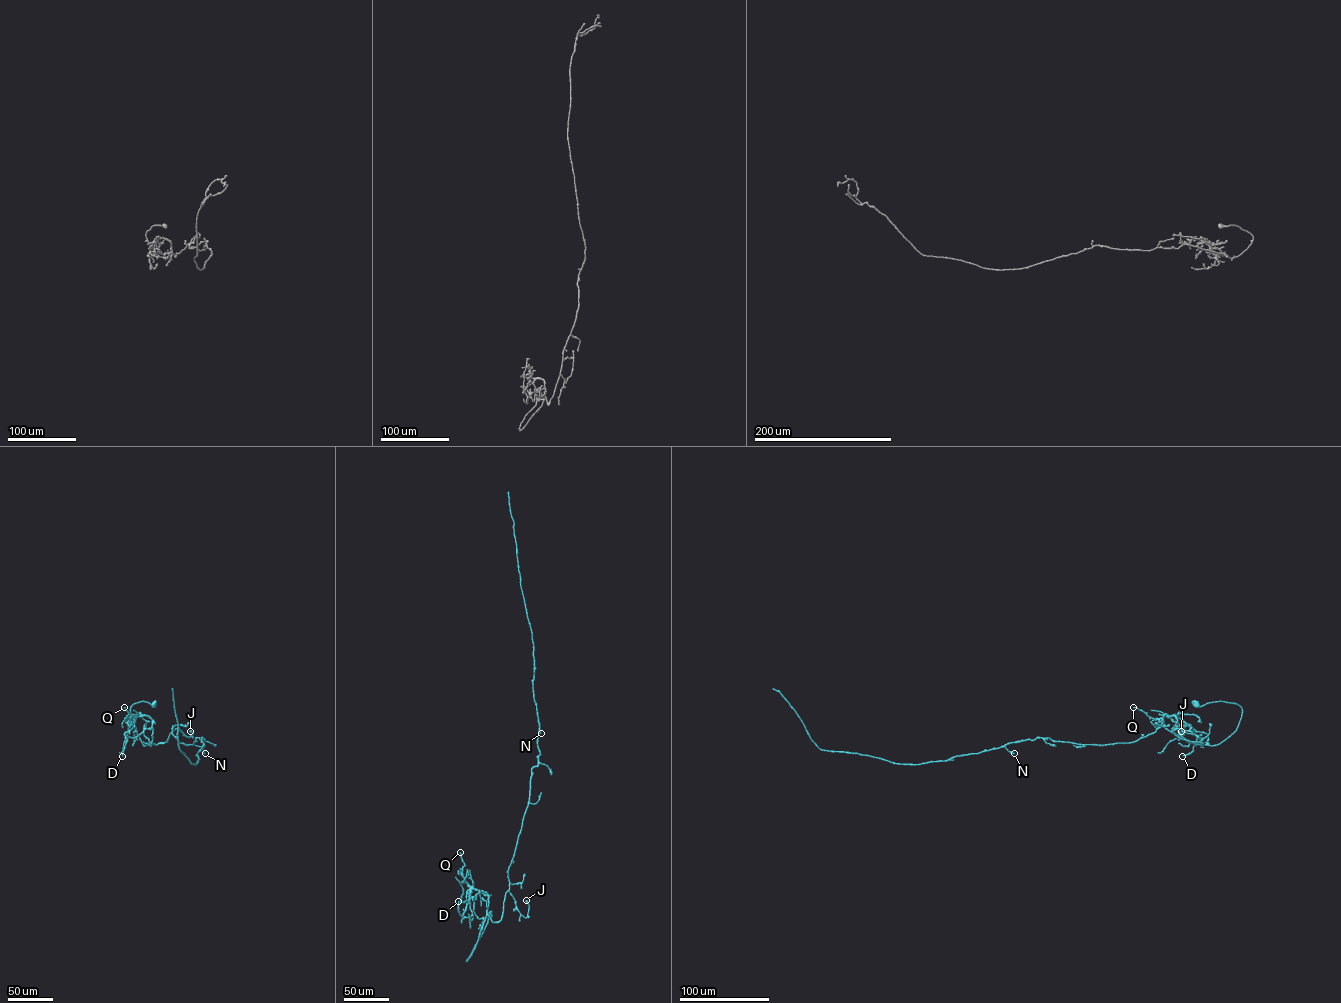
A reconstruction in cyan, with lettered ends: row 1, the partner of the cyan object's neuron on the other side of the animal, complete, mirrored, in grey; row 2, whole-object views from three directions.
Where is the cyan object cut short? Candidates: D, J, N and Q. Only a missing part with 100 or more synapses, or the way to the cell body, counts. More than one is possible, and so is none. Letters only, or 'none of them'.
none of them

